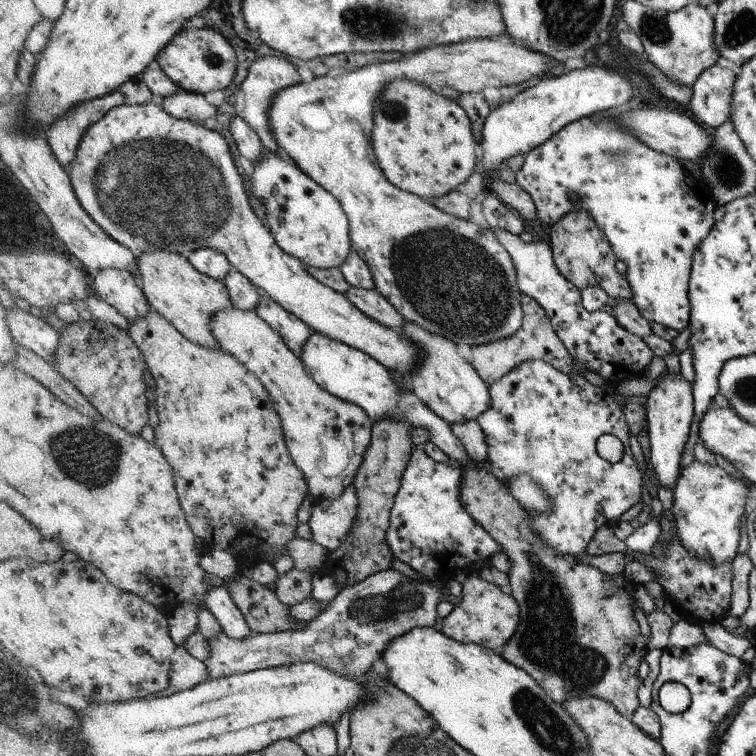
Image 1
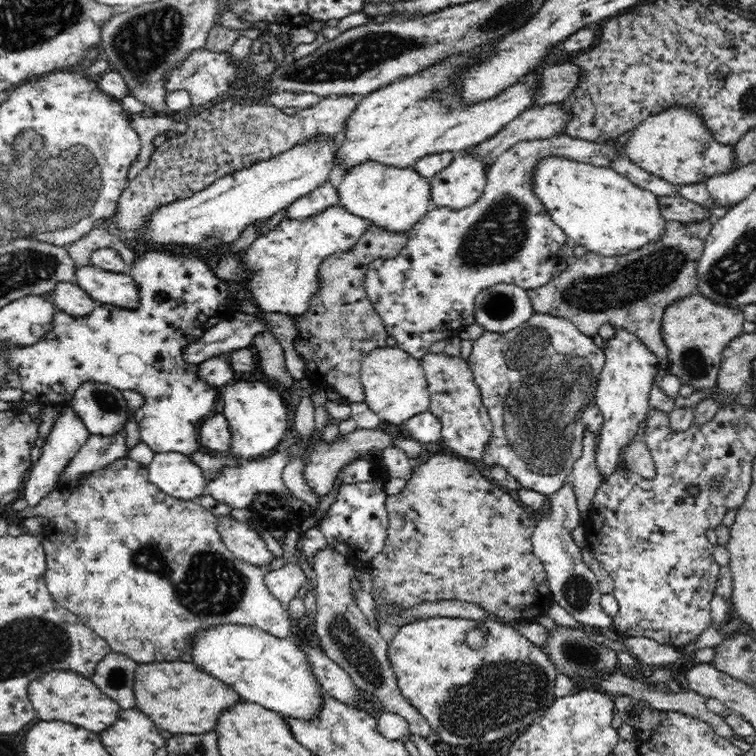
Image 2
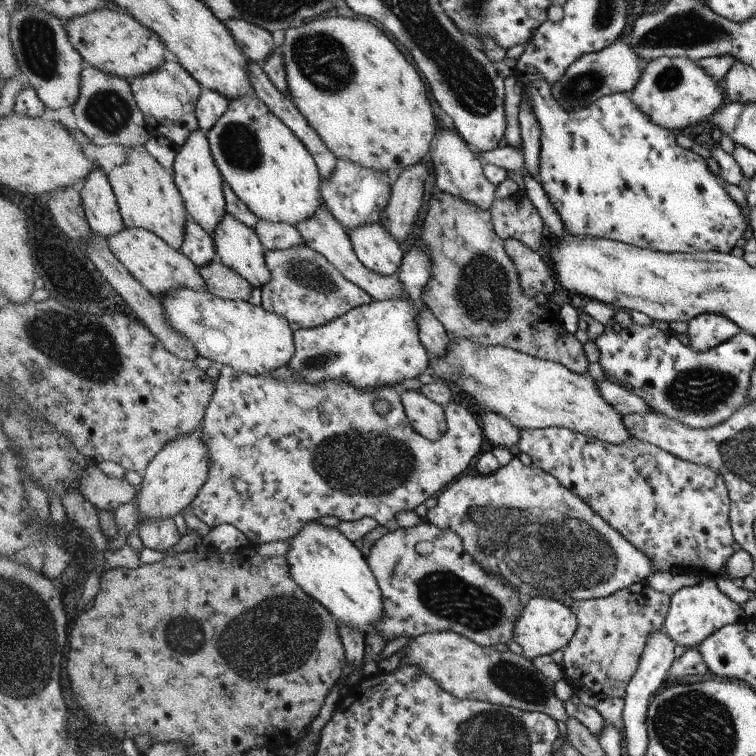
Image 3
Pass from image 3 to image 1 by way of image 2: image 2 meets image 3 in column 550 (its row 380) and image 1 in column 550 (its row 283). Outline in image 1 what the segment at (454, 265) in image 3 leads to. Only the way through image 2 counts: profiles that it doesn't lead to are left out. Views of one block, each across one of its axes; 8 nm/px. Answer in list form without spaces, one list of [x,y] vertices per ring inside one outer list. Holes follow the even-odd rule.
[[[528,295],[522,297],[522,304],[525,318],[523,327],[519,332],[496,343],[472,347],[472,362],[470,362],[470,365],[488,386],[503,379],[505,375],[508,375],[520,365],[536,360],[554,365],[559,372],[572,373],[572,356],[555,332],[554,326],[551,324],[551,318],[547,316],[542,306],[531,300]]]

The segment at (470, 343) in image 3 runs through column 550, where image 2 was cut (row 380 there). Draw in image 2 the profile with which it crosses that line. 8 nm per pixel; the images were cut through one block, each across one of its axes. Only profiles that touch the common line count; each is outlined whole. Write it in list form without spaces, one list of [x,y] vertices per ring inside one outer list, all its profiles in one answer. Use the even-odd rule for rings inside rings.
[[[386,345],[369,352],[361,361],[361,383],[364,402],[386,424],[403,425],[412,416],[429,411],[431,398],[421,360],[413,359],[396,346]]]

